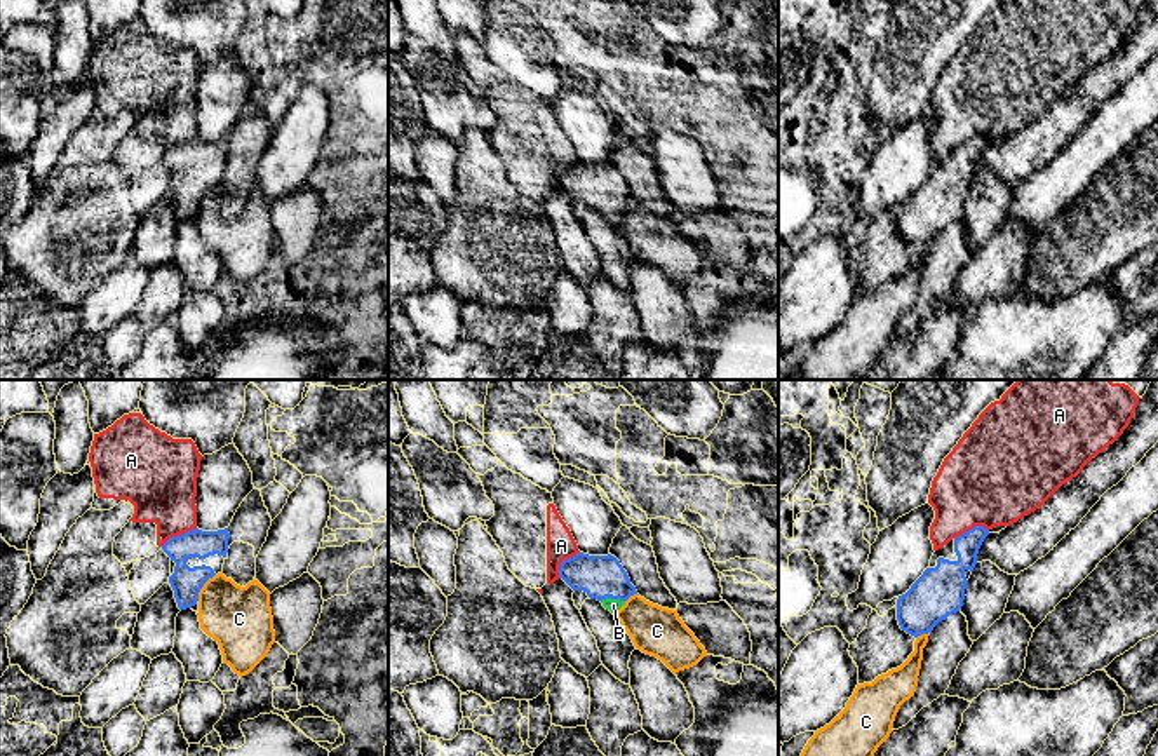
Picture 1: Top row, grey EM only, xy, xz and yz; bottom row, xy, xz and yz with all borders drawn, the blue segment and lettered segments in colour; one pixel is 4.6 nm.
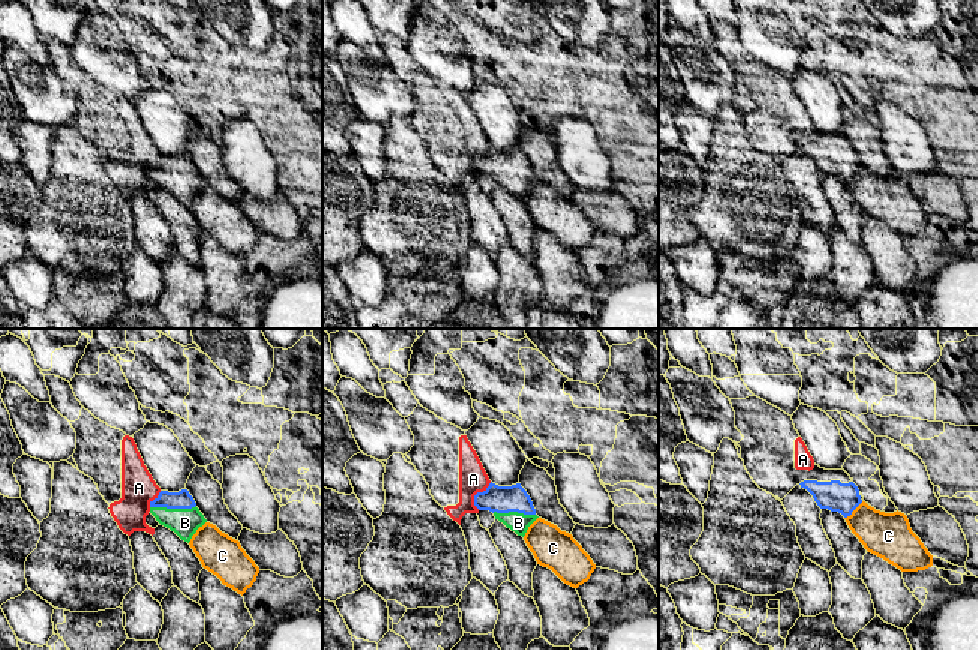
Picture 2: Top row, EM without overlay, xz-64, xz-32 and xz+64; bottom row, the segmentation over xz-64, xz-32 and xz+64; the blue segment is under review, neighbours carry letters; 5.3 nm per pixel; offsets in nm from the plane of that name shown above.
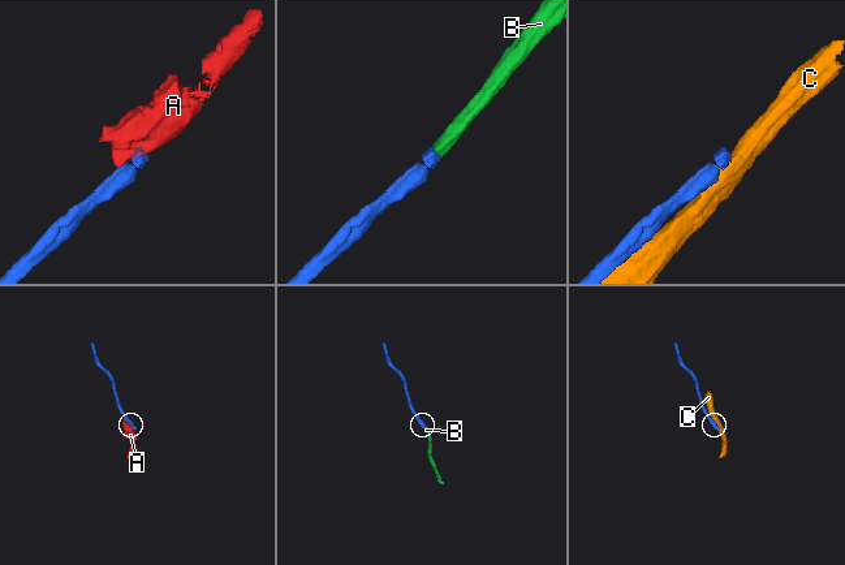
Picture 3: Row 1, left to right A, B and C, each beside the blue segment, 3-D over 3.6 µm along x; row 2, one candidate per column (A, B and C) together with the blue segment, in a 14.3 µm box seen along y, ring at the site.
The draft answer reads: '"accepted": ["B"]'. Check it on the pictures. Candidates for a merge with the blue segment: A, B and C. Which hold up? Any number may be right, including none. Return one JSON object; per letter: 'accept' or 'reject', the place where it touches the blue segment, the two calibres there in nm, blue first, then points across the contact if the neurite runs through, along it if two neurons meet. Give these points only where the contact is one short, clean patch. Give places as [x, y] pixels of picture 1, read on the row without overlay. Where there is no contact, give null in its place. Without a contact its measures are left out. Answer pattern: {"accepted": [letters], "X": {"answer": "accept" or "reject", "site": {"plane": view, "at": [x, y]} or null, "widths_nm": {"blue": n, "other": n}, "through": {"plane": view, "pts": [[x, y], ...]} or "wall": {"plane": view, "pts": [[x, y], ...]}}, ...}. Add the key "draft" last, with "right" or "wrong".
{"accepted": ["B"], "A": {"answer": "reject", "site": {"plane": "xy", "at": [178, 145]}, "widths_nm": {"blue": 140, "other": 320}, "wall": {"plane": "xy", "pts": [[195, 136], [169, 147], [161, 155]]}}, "B": {"answer": "accept", "site": {"plane": "xz", "at": [612, 208]}, "widths_nm": {"blue": 200, "other": 60}, "through": {"plane": "xz", "pts": [[601, 187], [612, 197], [612, 208], [613, 215]]}}, "C": {"answer": "reject", "site": {"plane": "xy", "at": [202, 195]}, "widths_nm": {"blue": 140, "other": 300}}, "draft": "right"}

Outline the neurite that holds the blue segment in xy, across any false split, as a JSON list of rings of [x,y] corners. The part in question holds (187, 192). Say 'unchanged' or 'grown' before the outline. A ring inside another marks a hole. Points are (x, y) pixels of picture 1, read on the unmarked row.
unchanged; [[[195,138],[169,148],[162,155],[162,160],[176,172],[174,183],[169,186],[169,193],[174,200],[179,219],[195,216],[200,199],[216,185],[211,176],[202,174],[190,178],[186,171],[190,167],[205,169],[214,164],[226,167],[228,148],[228,138],[218,141],[202,141]]]

